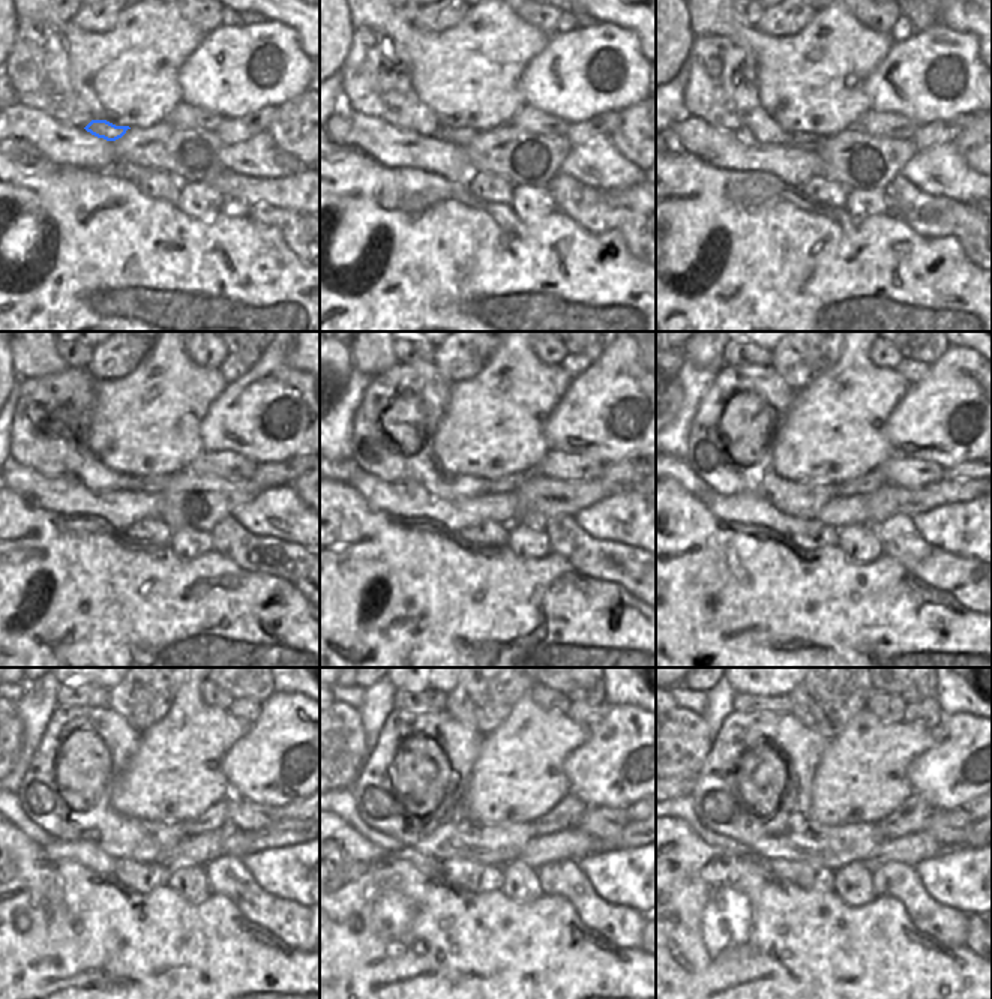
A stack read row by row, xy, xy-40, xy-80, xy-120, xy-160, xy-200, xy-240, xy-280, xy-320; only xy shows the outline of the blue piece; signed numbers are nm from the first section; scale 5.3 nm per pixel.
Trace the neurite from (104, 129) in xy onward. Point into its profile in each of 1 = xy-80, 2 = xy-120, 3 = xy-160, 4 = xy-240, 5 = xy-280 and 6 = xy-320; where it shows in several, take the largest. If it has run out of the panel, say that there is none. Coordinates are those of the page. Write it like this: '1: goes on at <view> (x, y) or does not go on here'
1: goes on at xy-80 (802, 140)
2: goes on at xy-120 (152, 485)
3: goes on at xy-160 (511, 483)
4: goes on at xy-240 (215, 818)
5: goes on at xy-280 (568, 813)
6: goes on at xy-320 (910, 818)

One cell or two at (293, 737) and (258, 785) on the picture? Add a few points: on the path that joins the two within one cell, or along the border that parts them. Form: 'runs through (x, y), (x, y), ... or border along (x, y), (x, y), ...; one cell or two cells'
runs through (282, 749), (279, 758), (264, 773); one cell

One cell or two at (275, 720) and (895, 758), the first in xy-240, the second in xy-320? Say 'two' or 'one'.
two

